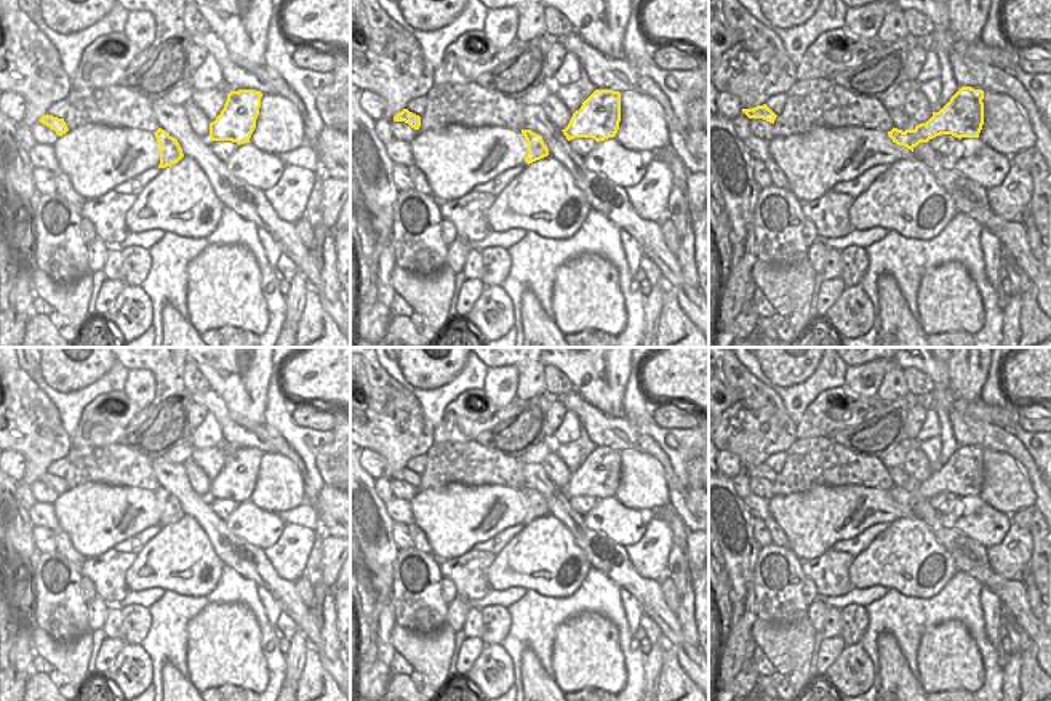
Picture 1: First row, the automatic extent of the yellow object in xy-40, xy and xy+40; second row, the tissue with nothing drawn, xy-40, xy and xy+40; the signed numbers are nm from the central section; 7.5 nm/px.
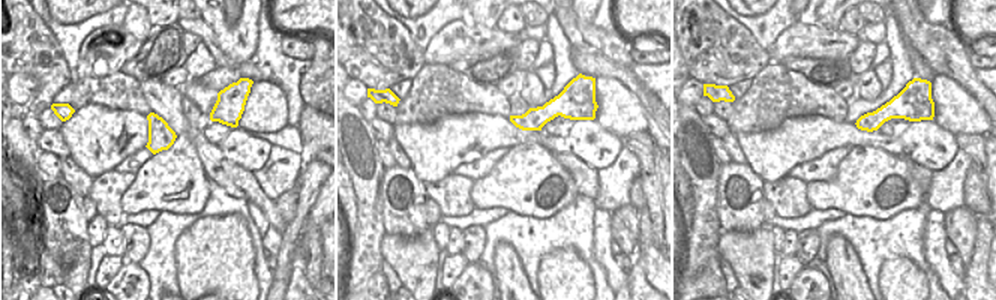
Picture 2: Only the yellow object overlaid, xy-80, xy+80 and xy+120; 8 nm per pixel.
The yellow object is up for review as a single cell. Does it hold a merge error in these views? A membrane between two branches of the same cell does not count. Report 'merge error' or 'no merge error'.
merge error

